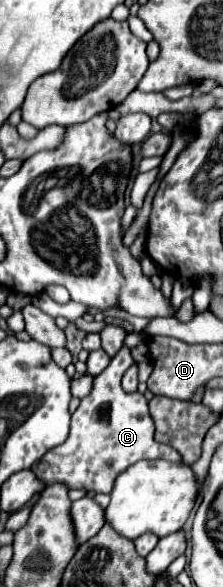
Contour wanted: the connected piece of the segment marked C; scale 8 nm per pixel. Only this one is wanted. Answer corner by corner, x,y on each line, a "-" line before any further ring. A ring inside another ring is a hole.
124,345
112,357
112,361
106,367
106,371
102,371
98,377
94,377
90,395
86,395
80,401
78,409
72,415
68,439
62,445
50,449
42,459
38,459
34,463
34,473
46,485
66,483
70,489
88,489
88,491
94,491
94,493
110,493
112,487
114,487
116,475
126,471
136,461
142,461
142,459
164,459
164,461
172,461
172,463
182,461
180,455
172,447
166,447
166,445
154,441
154,423
152,423
152,417
148,413
148,401
144,399
144,395
140,395
138,391
126,393
120,387
120,379
122,379
124,371
130,367
130,363
134,363
134,359
130,357
130,349

